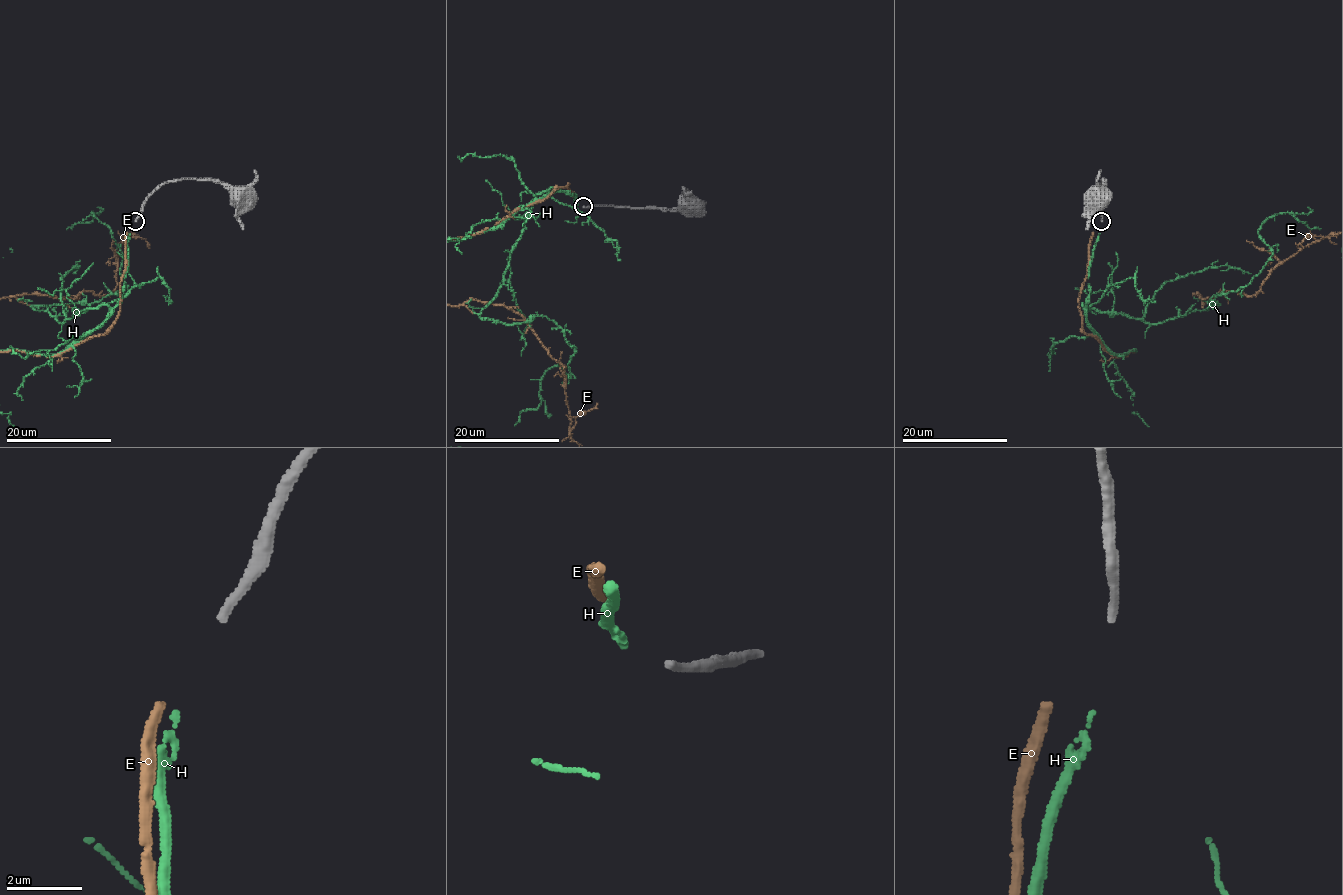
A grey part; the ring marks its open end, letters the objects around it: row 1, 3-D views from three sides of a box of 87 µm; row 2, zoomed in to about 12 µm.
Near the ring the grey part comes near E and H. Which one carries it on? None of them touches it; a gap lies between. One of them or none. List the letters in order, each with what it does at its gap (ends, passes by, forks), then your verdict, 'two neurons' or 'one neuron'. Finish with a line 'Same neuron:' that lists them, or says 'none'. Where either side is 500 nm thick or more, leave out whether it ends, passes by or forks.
E: it ends | two neurons
H: it ends | two neurons
Same neuron: none

